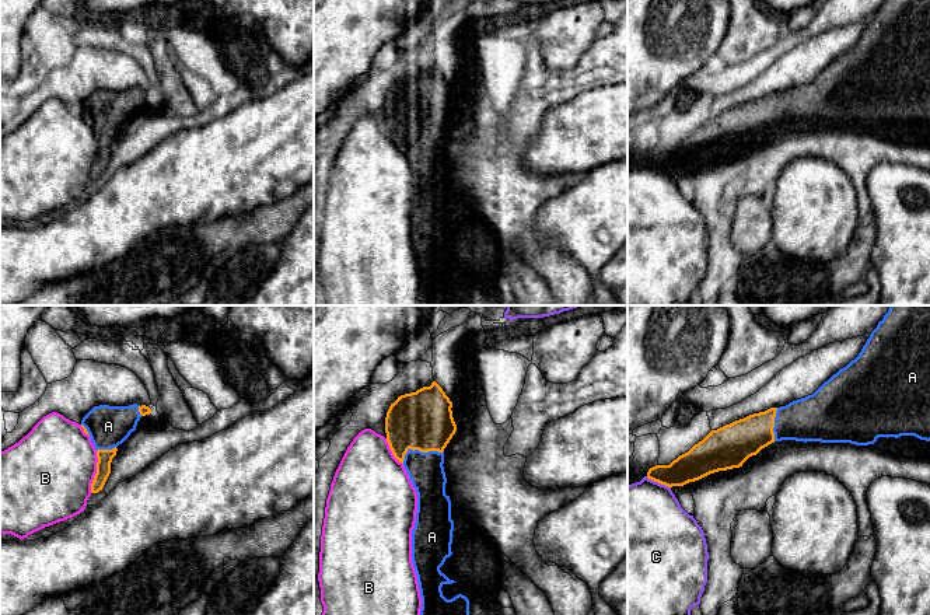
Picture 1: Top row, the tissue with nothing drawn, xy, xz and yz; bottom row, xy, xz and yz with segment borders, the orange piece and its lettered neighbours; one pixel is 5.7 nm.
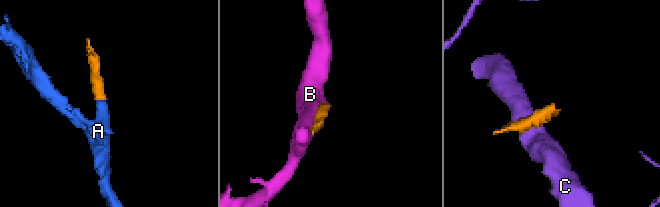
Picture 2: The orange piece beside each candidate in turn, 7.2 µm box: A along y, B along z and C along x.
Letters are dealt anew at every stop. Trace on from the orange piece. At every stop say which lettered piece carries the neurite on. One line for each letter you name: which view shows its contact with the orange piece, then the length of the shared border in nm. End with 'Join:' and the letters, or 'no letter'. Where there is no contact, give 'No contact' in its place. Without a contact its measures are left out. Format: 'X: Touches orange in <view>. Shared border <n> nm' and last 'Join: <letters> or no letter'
A: Touches orange in xz. Shared border 260 nm
Join: A

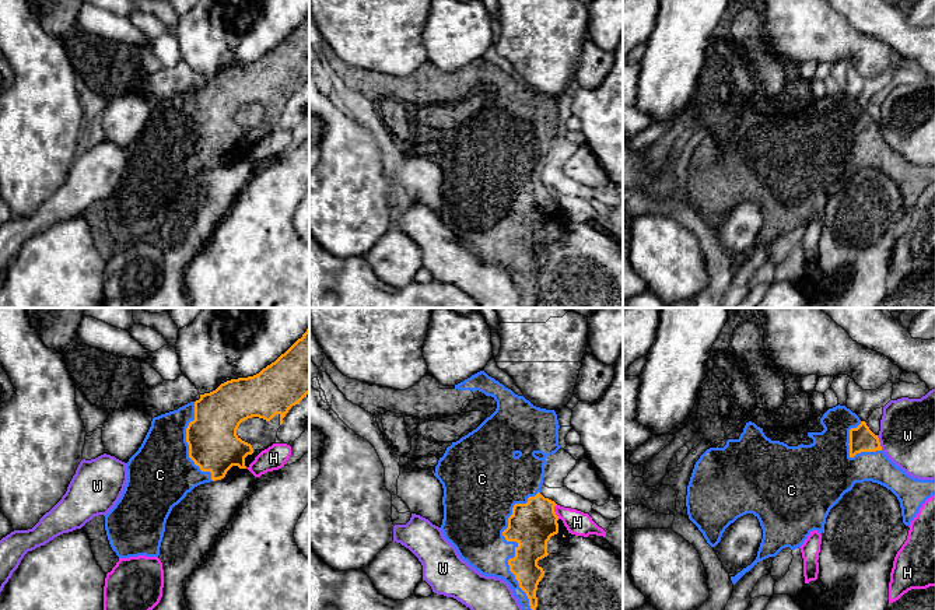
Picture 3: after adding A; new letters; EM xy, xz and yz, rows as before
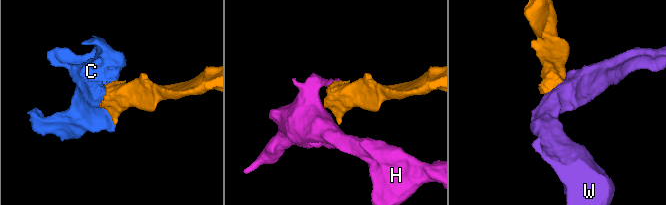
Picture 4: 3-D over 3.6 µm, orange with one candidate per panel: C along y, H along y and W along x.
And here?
C: Touches orange in xz. Shared border 700 nm
Join: C

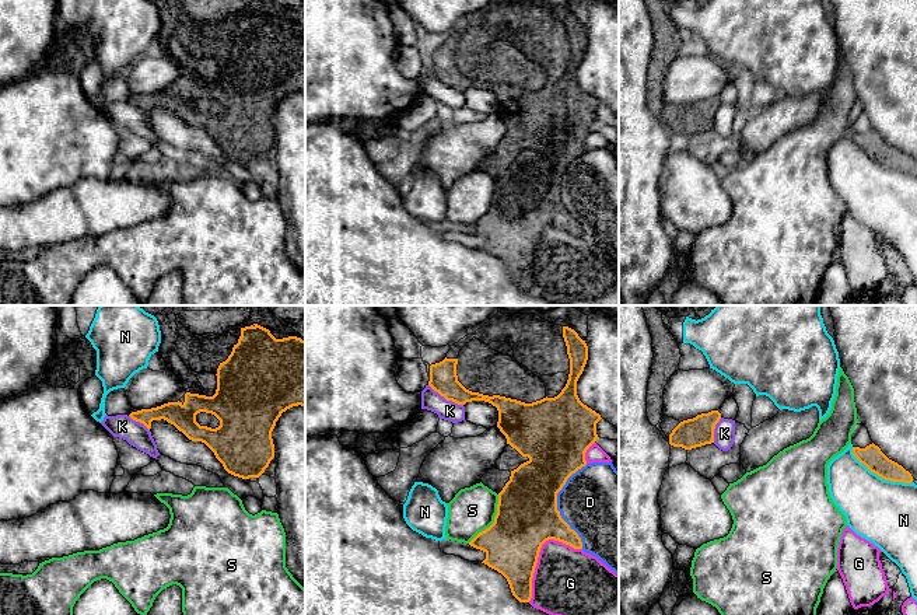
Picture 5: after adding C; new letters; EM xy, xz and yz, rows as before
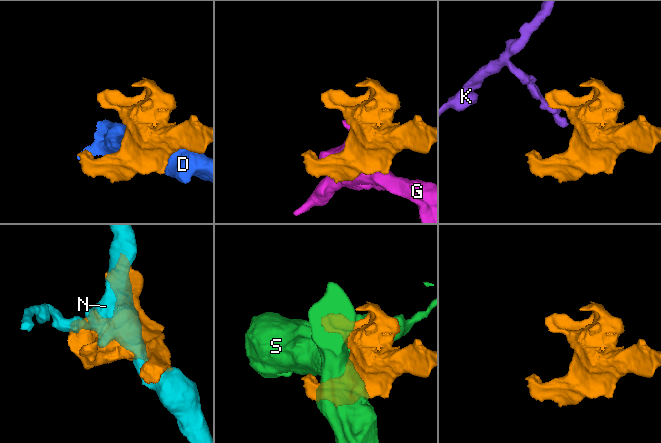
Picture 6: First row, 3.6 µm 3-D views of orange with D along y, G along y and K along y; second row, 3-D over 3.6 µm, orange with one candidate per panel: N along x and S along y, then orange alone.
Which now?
Join: no letter

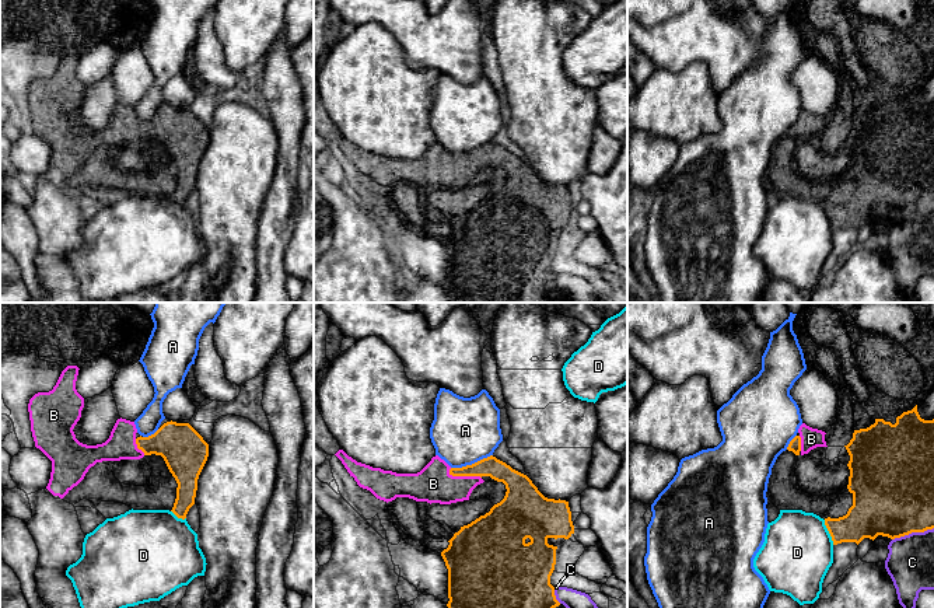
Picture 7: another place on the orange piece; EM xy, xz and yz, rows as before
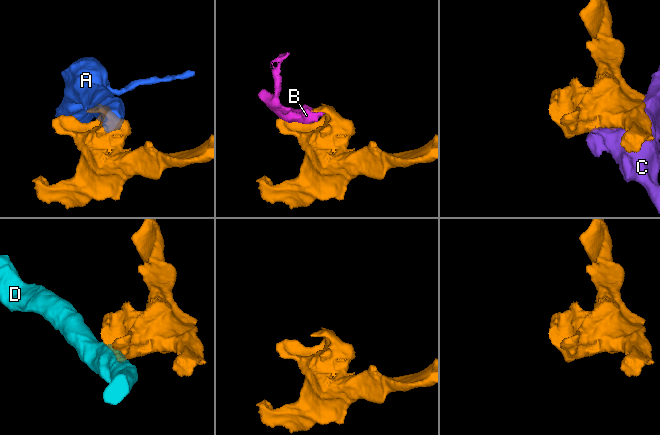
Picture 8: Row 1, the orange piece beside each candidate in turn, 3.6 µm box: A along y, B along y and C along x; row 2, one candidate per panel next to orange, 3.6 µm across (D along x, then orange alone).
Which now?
B: Touches orange in xz. Shared border 200 nm
Join: B

